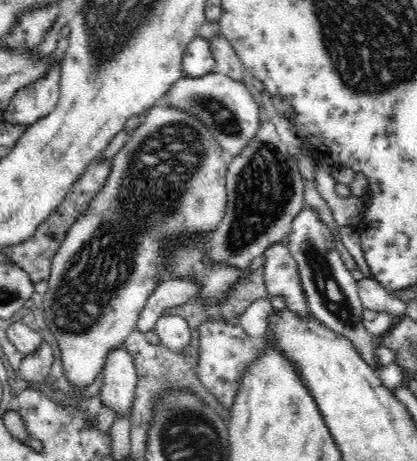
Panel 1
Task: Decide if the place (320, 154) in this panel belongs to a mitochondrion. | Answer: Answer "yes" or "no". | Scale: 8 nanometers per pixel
no

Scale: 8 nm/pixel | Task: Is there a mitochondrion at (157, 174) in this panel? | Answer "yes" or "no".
yes

